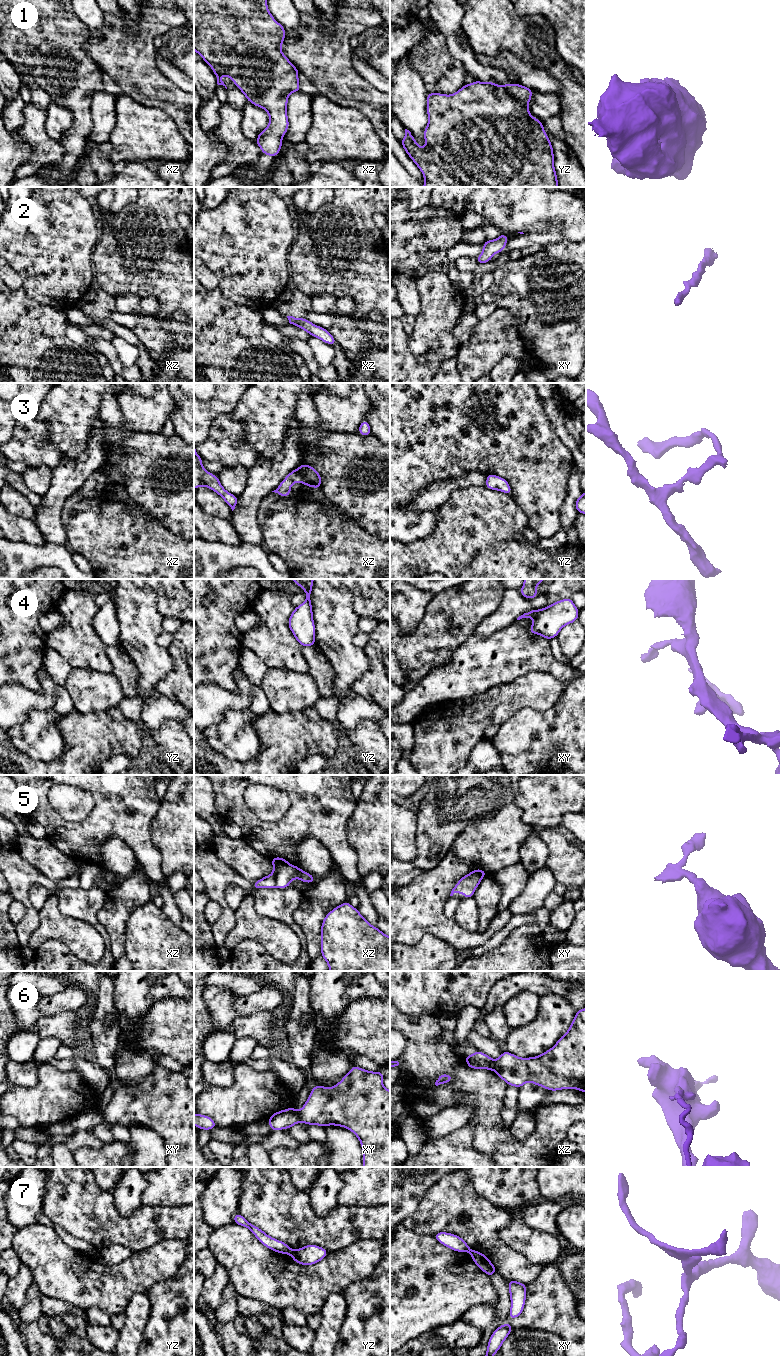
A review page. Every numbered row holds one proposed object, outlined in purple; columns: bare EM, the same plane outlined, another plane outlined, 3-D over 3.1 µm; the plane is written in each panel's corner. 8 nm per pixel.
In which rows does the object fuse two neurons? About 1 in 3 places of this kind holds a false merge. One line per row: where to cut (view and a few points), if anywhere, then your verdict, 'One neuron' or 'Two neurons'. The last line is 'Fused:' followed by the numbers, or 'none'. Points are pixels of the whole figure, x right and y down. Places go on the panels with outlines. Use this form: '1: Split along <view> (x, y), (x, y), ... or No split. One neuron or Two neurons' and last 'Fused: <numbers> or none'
1: No split. One neuron
2: No split. One neuron
3: No split. One neuron
4: No split. One neuron
5: Split along xz (286, 862), (278, 869), (275, 887). Two neurons
6: Split along xy (297, 1111), (300, 1120). Two neurons
7: Split along yz (292, 1250), (289, 1253). Two neurons
Fused: 5, 6, 7

